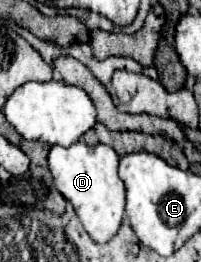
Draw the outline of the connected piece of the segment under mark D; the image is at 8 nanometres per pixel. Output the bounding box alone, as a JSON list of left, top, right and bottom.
[48,141,126,243]

